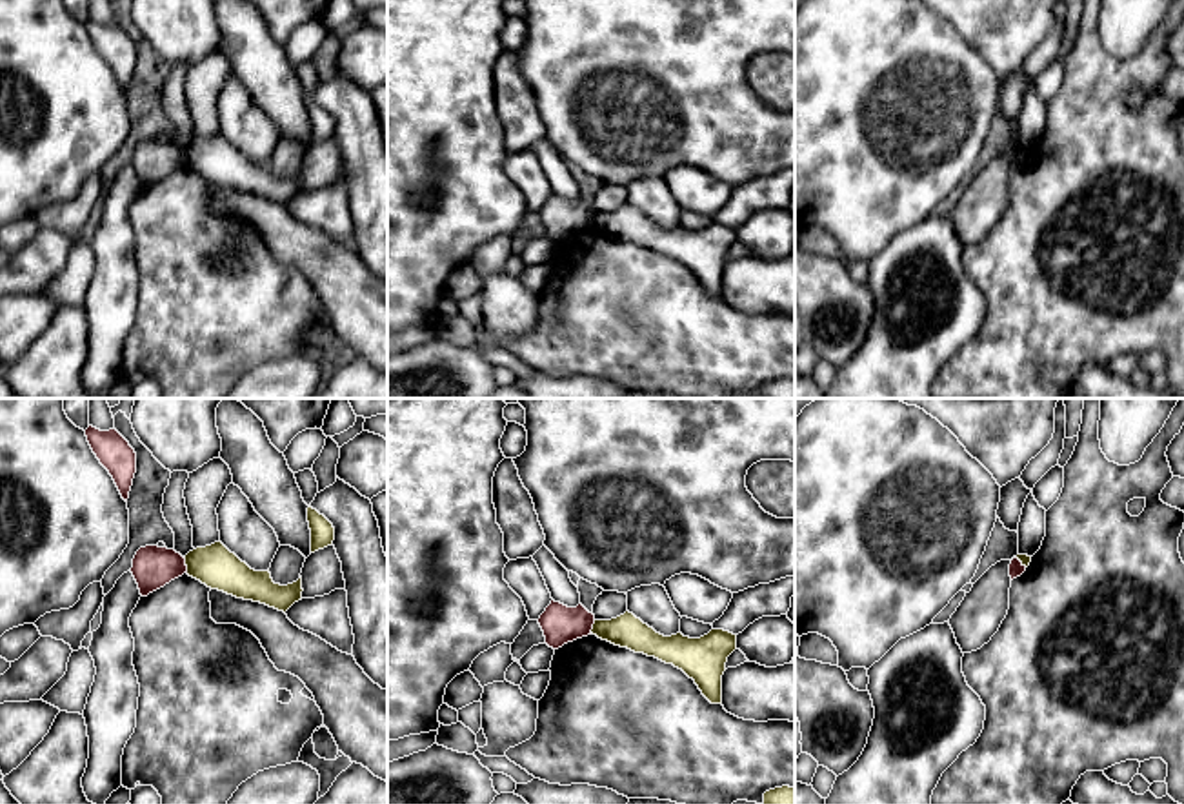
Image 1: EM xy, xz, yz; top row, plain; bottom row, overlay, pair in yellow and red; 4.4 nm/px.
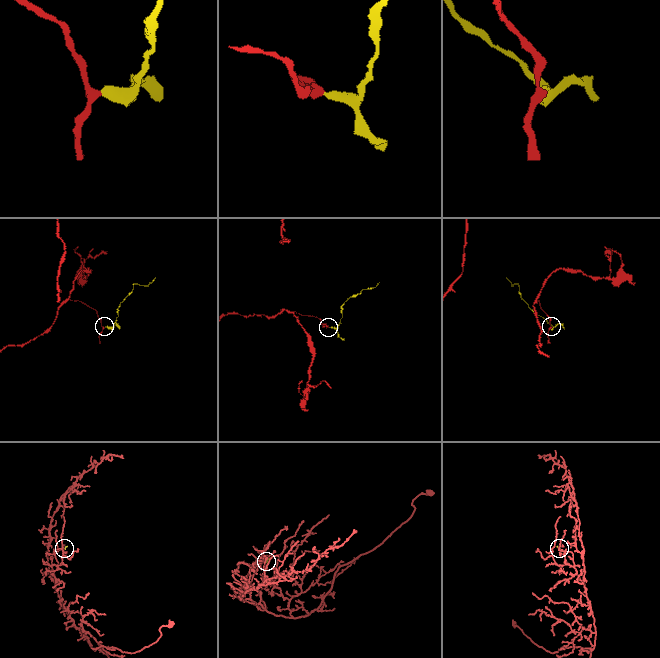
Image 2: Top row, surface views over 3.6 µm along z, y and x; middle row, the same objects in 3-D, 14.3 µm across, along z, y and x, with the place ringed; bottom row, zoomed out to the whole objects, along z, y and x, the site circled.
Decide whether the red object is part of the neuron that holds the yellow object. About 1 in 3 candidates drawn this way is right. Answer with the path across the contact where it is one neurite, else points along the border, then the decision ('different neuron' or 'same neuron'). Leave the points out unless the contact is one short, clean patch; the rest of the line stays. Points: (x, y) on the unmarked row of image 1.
border along xy (182, 150), (188, 164); different neuron

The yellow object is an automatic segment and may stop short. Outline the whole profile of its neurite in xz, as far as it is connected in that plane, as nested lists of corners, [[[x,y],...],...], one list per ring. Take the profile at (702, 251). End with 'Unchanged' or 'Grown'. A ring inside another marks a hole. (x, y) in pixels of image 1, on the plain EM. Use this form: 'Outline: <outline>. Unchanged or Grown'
Outline: [[[629,204],[611,213],[595,213],[591,226],[615,238],[673,256],[695,273],[711,296],[722,296],[722,267],[727,249],[737,242],[737,227],[711,222],[700,231],[682,226],[664,229]]]. Unchanged

